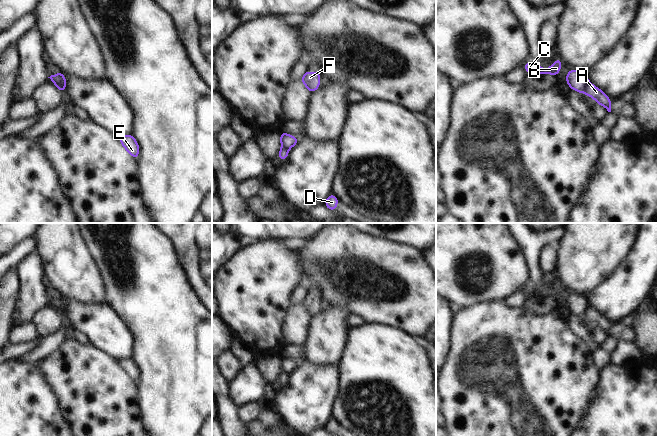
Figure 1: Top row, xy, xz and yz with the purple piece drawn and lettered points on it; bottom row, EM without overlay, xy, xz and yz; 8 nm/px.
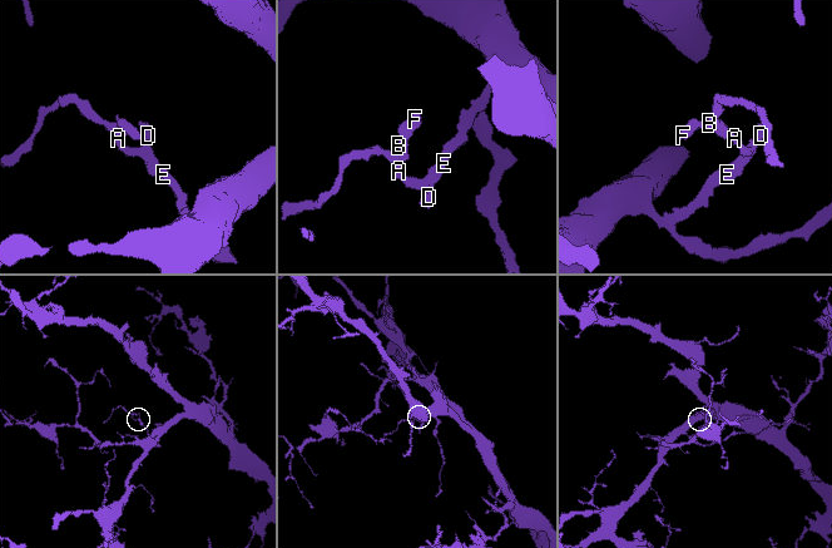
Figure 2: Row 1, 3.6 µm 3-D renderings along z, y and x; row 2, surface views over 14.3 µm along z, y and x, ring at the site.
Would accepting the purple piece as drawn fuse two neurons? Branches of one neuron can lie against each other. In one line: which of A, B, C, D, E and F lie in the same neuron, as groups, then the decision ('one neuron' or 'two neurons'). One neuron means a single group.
A D E / B C F; two neurons

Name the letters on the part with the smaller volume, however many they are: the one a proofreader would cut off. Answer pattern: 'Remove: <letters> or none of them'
Remove: B, C, F

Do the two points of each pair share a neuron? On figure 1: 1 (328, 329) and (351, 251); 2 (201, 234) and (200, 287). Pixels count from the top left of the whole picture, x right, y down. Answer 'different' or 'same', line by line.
1: different
2: same

